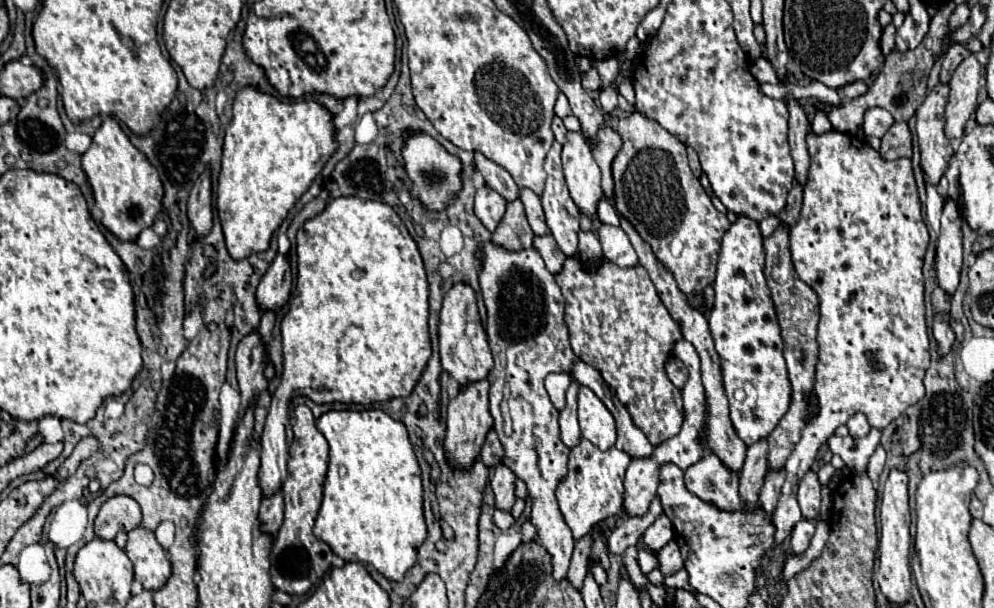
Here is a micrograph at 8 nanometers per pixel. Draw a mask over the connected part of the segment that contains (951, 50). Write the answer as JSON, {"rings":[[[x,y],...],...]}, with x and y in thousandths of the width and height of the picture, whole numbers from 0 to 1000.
{"rings":[[[960,71],[958,77],[954,77],[950,97],[948,97],[948,107],[946,107],[946,133],[948,137],[954,137],[956,133],[956,123],[960,117],[960,110],[964,110],[964,104],[976,87],[976,81],[972,74],[966,74],[966,71]]]}

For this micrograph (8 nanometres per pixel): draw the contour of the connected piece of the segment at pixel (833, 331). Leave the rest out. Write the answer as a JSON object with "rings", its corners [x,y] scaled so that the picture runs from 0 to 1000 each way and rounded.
{"rings":[[[835,215],[829,222],[819,222],[813,219],[813,248],[815,248],[815,285],[813,285],[813,301],[809,308],[809,334],[807,334],[807,350],[803,367],[799,370],[799,377],[795,380],[795,413],[797,413],[797,429],[801,439],[803,456],[817,472],[817,479],[823,485],[825,495],[825,528],[823,528],[823,604],[821,604],[821,630],[819,630],[819,643],[823,646],[823,660],[825,660],[825,679],[811,699],[811,709],[807,709],[807,722],[803,725],[803,732],[799,735],[795,755],[791,758],[791,791],[787,801],[787,814],[783,821],[783,834],[779,837],[779,863],[781,863],[781,893],[787,893],[797,867],[807,854],[805,847],[805,834],[801,824],[801,808],[803,808],[803,794],[807,788],[807,781],[811,781],[811,775],[817,768],[823,738],[831,729],[831,722],[839,712],[839,706],[843,699],[849,699],[853,692],[855,683],[859,679],[869,679],[873,686],[873,696],[877,702],[889,706],[893,702],[899,689],[903,689],[903,683],[907,683],[907,676],[915,666],[920,666],[924,656],[928,656],[930,650],[930,613],[936,600],[936,558],[932,548],[932,521],[930,521],[930,459],[928,459],[928,429],[930,429],[930,416],[934,406],[934,377],[930,370],[928,350],[926,350],[926,327],[924,327],[924,314],[922,314],[922,298],[918,288],[918,268],[915,262],[901,262],[901,265],[891,265],[883,255],[883,248],[879,248],[869,229],[859,222],[851,222],[845,215]]]}

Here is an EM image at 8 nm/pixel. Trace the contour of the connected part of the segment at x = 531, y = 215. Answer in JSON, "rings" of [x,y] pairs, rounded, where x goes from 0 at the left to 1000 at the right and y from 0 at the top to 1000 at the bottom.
{"rings":[[[525,311],[523,314],[523,327],[527,334],[529,357],[531,357],[531,367],[533,367],[535,380],[537,380],[537,387],[551,387],[553,377],[549,370],[549,357],[547,357],[547,347],[545,347],[543,324],[533,311]]]}

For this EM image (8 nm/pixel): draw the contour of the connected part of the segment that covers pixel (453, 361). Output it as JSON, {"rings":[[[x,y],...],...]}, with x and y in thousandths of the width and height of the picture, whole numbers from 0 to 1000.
{"rings":[[[469,465],[457,469],[451,485],[447,488],[445,512],[443,512],[443,538],[441,538],[441,554],[443,554],[443,597],[445,607],[461,630],[463,643],[479,627],[485,627],[493,617],[497,594],[495,581],[489,561],[489,548],[481,518],[479,505],[479,485]]]}

